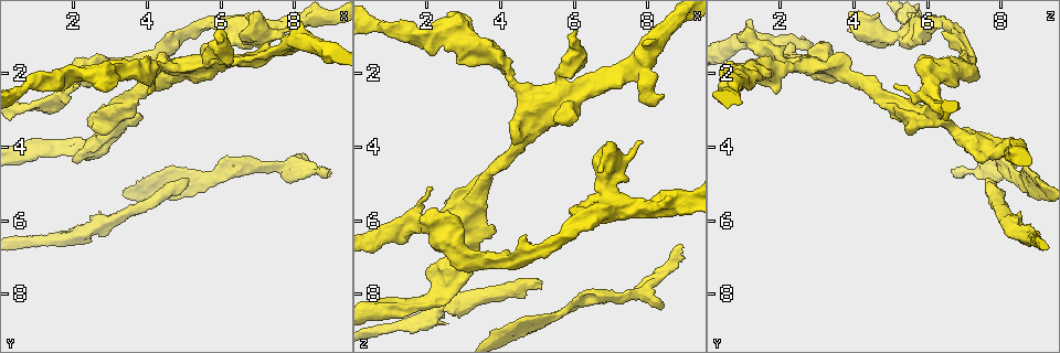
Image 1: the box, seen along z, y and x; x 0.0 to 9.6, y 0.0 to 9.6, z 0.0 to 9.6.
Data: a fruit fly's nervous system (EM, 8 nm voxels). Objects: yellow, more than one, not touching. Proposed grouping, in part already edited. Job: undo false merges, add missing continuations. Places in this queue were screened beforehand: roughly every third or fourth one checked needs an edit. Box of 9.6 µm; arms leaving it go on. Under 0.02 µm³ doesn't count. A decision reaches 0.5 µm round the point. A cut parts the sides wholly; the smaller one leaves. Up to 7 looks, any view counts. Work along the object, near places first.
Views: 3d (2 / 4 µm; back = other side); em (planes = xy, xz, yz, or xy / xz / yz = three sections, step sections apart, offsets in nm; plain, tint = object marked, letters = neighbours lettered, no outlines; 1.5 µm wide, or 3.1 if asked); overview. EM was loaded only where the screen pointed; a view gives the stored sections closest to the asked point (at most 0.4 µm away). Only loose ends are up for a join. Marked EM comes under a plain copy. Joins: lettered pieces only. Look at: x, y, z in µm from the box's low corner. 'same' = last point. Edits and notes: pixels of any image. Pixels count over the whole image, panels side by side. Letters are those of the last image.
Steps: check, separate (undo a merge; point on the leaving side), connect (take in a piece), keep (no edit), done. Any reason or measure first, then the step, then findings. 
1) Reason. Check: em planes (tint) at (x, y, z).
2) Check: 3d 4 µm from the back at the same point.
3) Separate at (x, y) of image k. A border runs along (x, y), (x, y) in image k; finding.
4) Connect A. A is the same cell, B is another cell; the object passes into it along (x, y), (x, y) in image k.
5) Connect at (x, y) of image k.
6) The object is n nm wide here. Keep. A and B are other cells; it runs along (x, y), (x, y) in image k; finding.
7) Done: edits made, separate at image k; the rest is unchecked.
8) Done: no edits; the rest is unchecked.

Branch stops here. Check: em xy step 4 (letters) at (5.10, 4.95, 7.90).

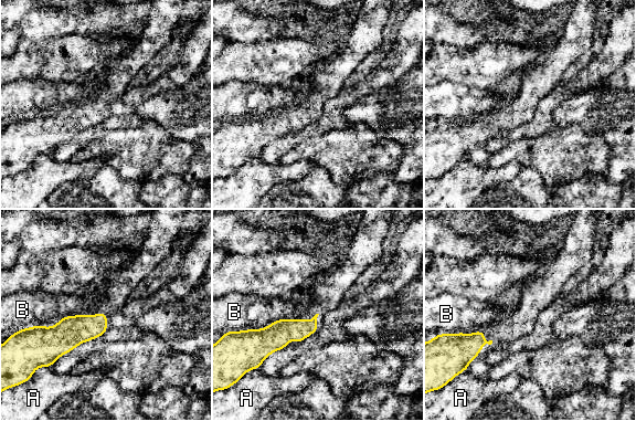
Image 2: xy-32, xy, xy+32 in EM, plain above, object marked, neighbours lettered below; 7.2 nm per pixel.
Check: em planes (letters) at the same point.

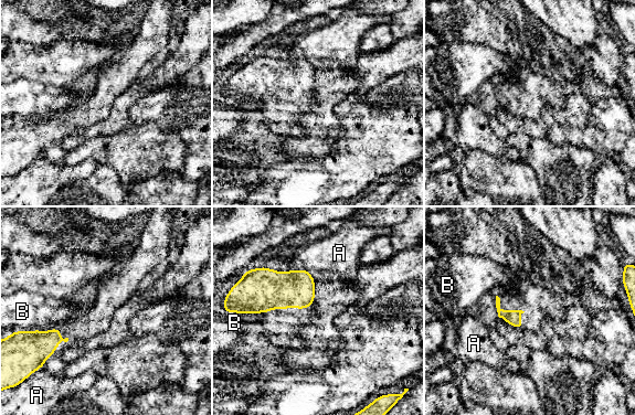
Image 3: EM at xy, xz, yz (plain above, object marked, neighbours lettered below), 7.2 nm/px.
Keep. A and B are other cells; a border runs along (40, 329), (32, 331) in image 3; no lettered piece goes on from it.

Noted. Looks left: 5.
Check: 3d 4 µm at (7.85, 0.85, 3.90).

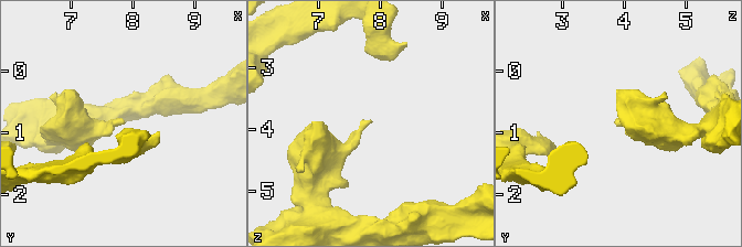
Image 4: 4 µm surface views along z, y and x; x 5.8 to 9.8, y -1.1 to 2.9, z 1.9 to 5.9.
Check: em xy step 8 (tint) at (7.85, 0.80, 3.90).

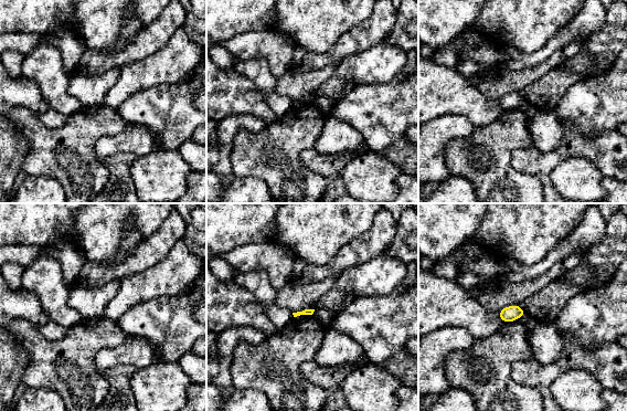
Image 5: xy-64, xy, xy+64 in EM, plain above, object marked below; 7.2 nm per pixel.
Cut it another way. Check: em planes (letters) at the same point.

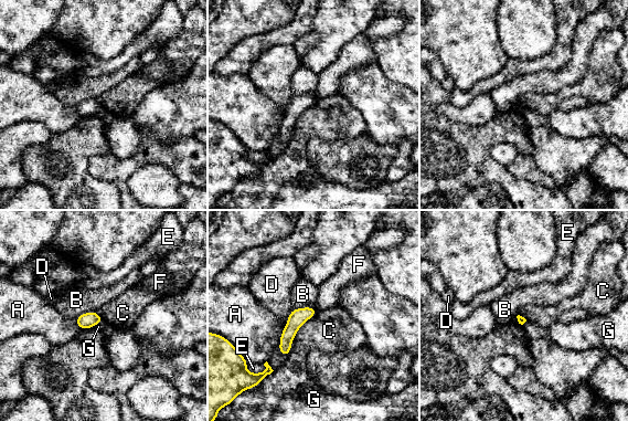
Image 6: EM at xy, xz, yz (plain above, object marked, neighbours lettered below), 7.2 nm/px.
Keep. A, B, C, D, E, F and G are other cells; a border runs along (317, 309), (298, 329), (294, 338) in image 6; no lettered piece goes on from it.

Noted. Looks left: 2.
Check: 3d 4 µm at (8.95, 4.55, 6.65).

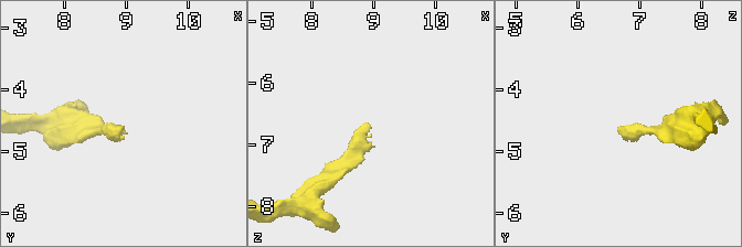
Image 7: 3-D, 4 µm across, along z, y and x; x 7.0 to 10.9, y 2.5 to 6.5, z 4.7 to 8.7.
Now the EM. Check: em planes (letters) at (8.95, 4.60, 6.65).

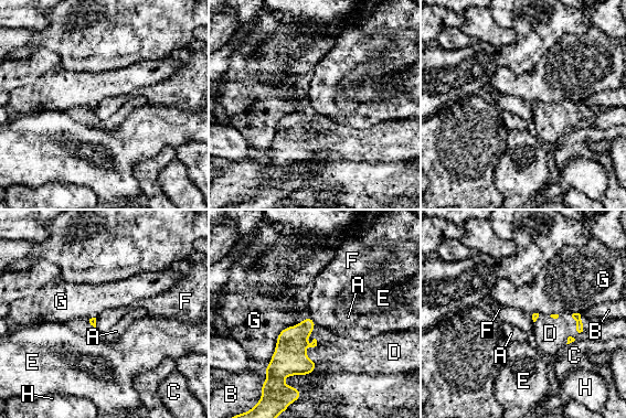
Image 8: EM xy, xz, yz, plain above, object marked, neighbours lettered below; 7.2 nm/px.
Connect D. D is the same cell, A, B, C, E, F, G and H are other cells; the object passes into it along (289, 358), (315, 345), (346, 355) in image 8; it goes on there.

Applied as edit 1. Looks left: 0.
Done: edits made, connect at image 8; the rest is unchecked.

